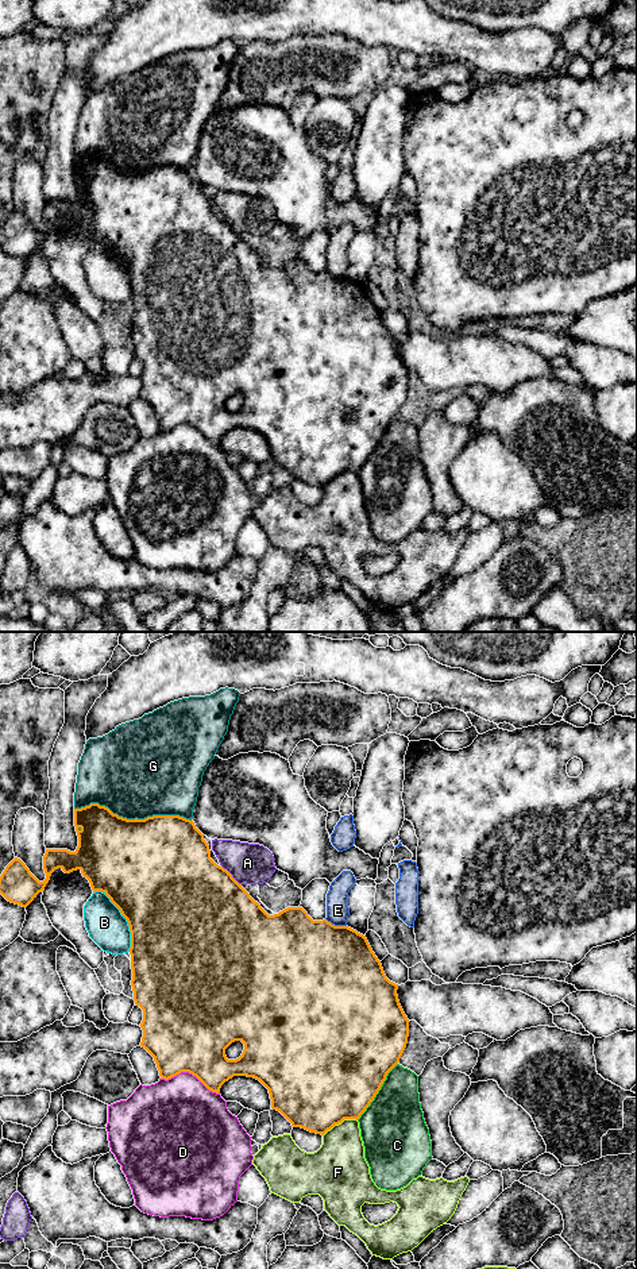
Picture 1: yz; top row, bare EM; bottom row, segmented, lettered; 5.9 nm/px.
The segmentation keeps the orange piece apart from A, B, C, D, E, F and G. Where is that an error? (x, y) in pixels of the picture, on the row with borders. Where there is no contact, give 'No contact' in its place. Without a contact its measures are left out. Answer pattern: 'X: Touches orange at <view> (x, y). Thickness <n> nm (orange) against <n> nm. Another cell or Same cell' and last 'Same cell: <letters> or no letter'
A: Touches orange at yz (231, 875). Thickness 500 nm (orange) against 240 nm. Another cell
B: Touches orange at yz (123, 915). Thickness 500 nm (orange) against 220 nm. Another cell
C: Touches orange at yz (378, 1090). Thickness 500 nm (orange) against 380 nm. Another cell
D: Touches orange at yz (190, 1072). Thickness 500 nm (orange) against 420 nm. Another cell
E: Touches orange at yz (336, 926). Thickness 500 nm (orange) against 140 nm. Another cell
F: Touches orange at yz (339, 1122). Thickness 500 nm (orange) against 300 nm. Another cell
G: Touches orange at yz (132, 820). Thickness 500 nm (orange) against 480 nm. Another cell
Same cell: no letter

